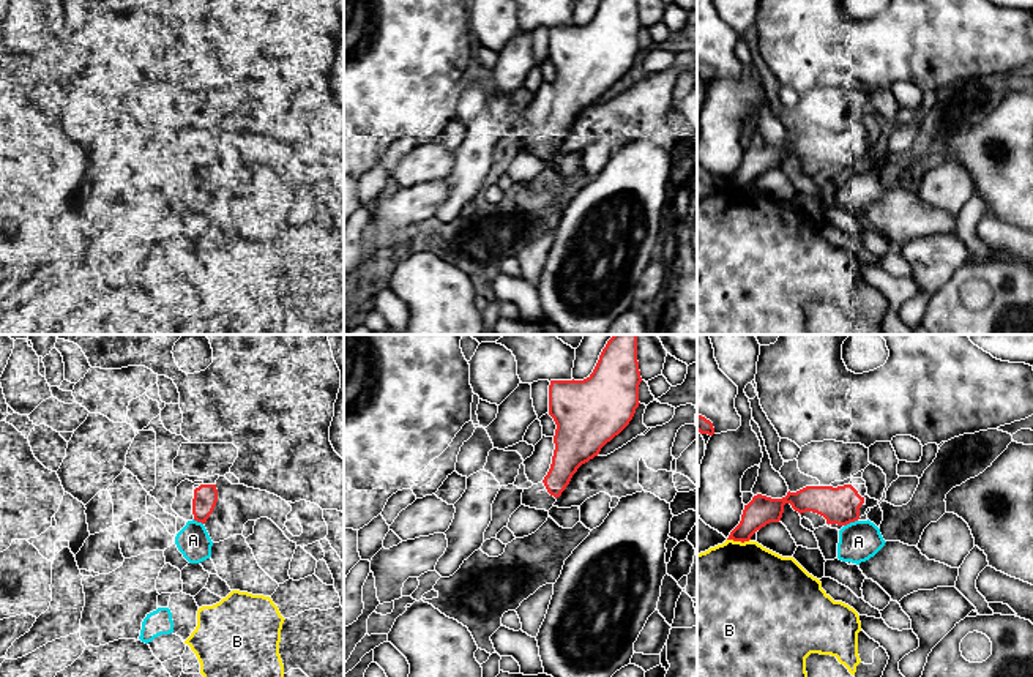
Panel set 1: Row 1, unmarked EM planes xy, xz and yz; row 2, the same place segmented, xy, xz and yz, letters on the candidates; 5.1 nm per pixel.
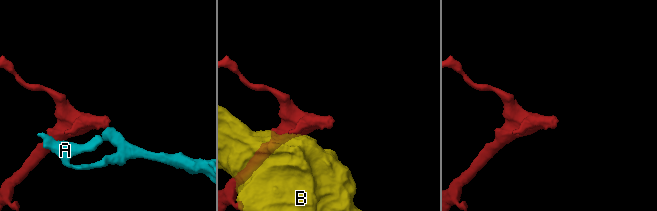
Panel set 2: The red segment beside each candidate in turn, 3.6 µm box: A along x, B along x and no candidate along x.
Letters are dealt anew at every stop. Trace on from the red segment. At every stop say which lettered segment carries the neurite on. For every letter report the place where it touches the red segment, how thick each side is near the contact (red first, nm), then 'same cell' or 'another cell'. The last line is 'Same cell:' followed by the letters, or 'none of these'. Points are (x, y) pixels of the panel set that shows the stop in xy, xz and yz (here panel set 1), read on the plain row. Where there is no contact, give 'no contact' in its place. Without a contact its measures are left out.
A: yz (850, 168) | 190/200 nm | another cell
B: yz (738, 187) | 150/480 nm | another cell
Same cell: none of these

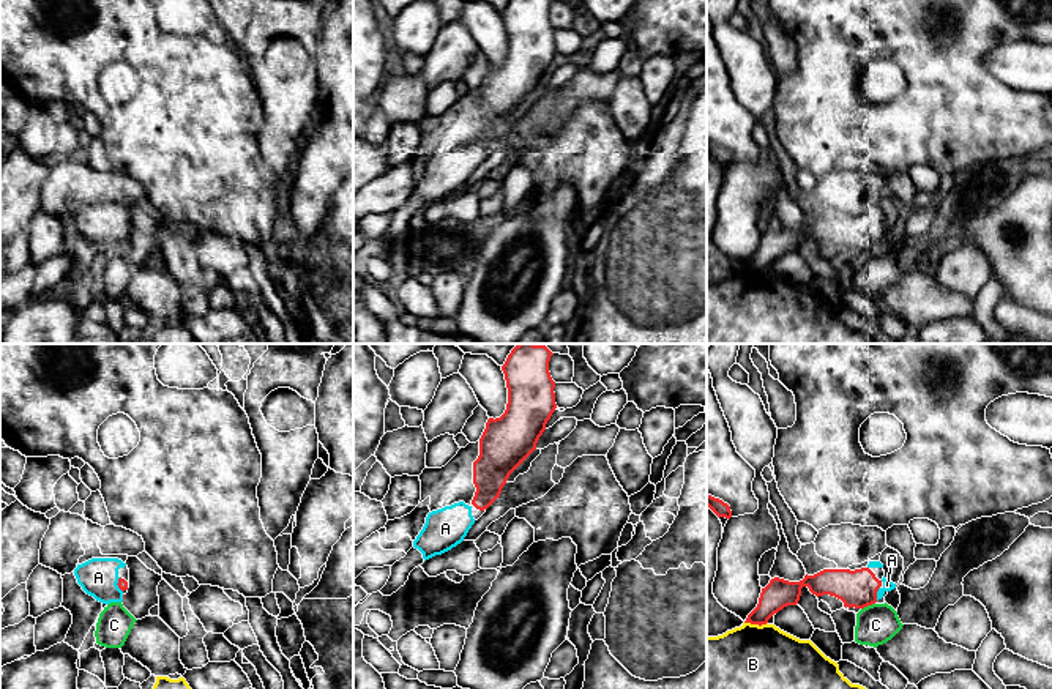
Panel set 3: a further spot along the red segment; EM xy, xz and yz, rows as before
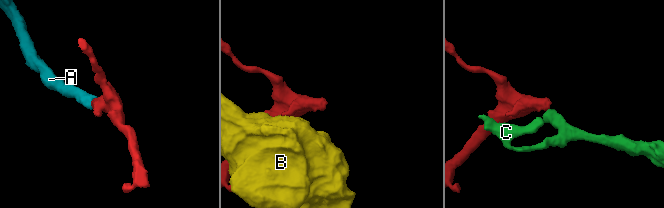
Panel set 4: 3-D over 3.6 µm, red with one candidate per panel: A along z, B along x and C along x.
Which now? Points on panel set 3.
A: yz (876, 240) | 190/50 nm | same cell
B: yz (756, 270) | 150/480 nm | another cell
C: yz (868, 251) | 190/200 nm | another cell
Same cell: A

